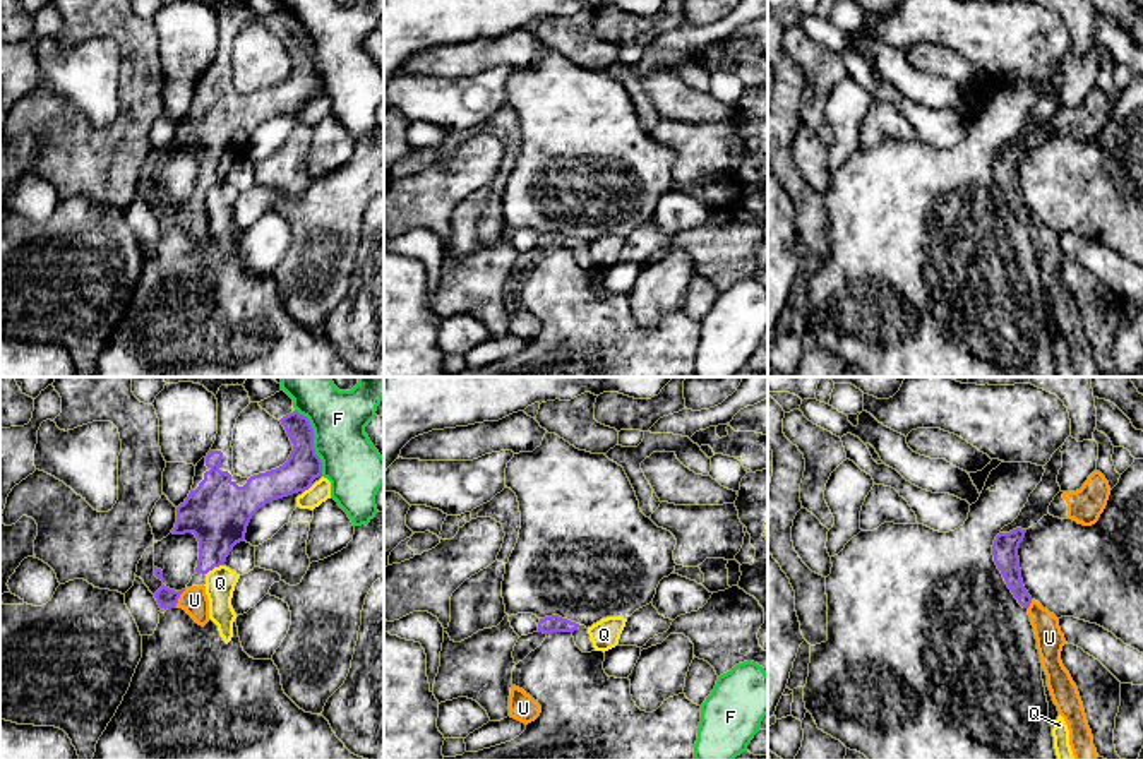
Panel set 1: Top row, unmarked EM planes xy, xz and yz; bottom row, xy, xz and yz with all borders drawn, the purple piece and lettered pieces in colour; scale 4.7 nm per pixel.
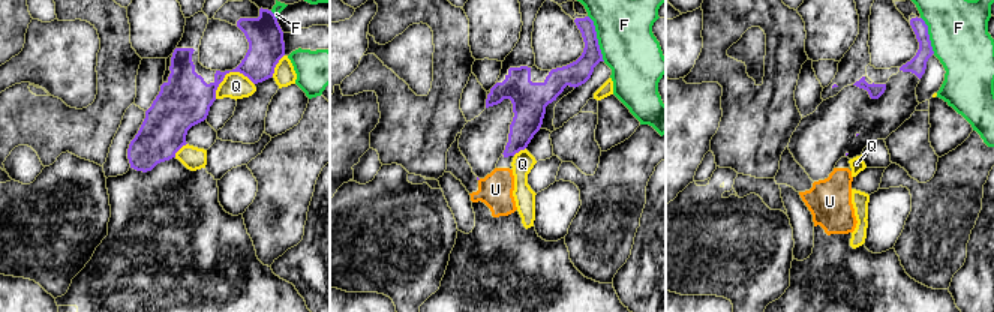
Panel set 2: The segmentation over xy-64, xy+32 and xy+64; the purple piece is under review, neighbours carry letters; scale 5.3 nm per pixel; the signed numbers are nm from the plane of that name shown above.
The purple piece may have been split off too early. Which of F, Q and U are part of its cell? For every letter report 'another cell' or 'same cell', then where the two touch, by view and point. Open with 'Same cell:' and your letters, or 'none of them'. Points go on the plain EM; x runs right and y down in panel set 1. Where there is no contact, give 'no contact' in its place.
Same cell: U
F: another cell | xy (312, 57)
Q: another cell | xy (215, 182)
U: same cell | xy (179, 213)

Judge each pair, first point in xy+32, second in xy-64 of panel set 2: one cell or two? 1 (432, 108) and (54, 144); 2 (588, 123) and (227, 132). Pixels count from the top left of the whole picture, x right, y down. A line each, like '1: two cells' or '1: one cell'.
1: one cell
2: one cell

